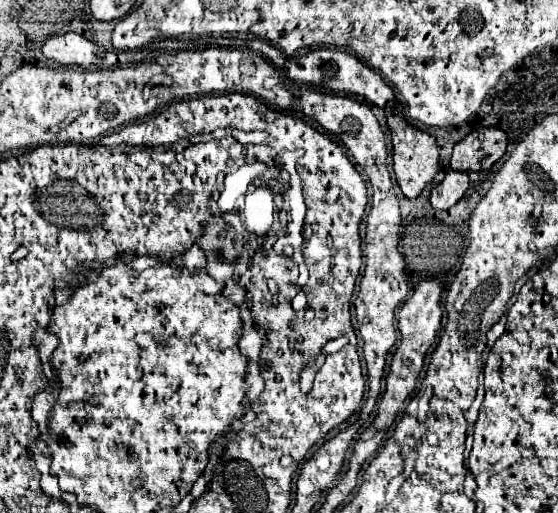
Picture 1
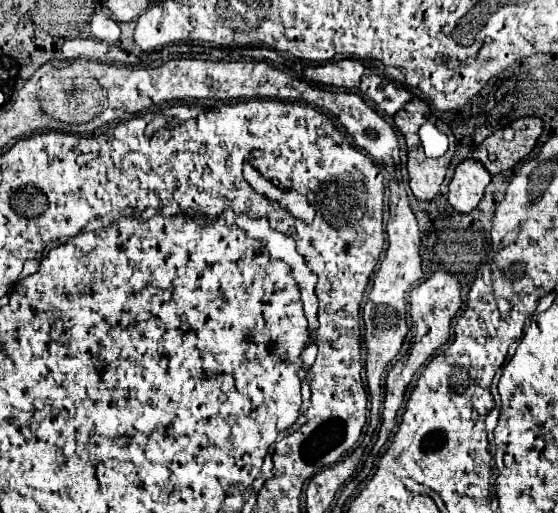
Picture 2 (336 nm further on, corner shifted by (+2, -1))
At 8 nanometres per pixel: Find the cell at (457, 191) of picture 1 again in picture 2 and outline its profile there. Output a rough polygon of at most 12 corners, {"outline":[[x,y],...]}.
{"outline":[[473,158],[455,168],[449,202],[471,212],[483,198],[491,174]]}

